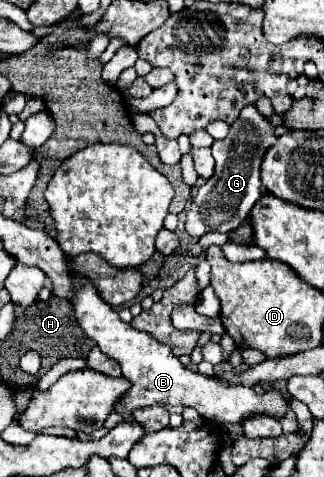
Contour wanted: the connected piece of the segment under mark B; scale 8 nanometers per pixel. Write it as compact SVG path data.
M72 274L72 282L78 290L74 296L74 312L80 328L86 332L90 340L98 344L98 348L112 360L116 360L122 368L122 376L132 382L132 388L128 394L118 402L116 412L124 414L126 420L132 420L132 410L142 406L190 406L194 408L202 418L214 420L214 422L230 422L230 424L242 424L250 416L270 416L270 418L282 418L286 416L290 408L290 398L284 398L278 390L270 388L264 394L256 394L254 388L242 386L242 384L230 384L220 376L204 376L200 372L192 372L182 366L182 362L172 354L172 350L166 344L160 344L154 336L140 332L132 328L130 324L122 322L118 318L118 312L108 306L96 288L86 280L80 282L78 276Z

